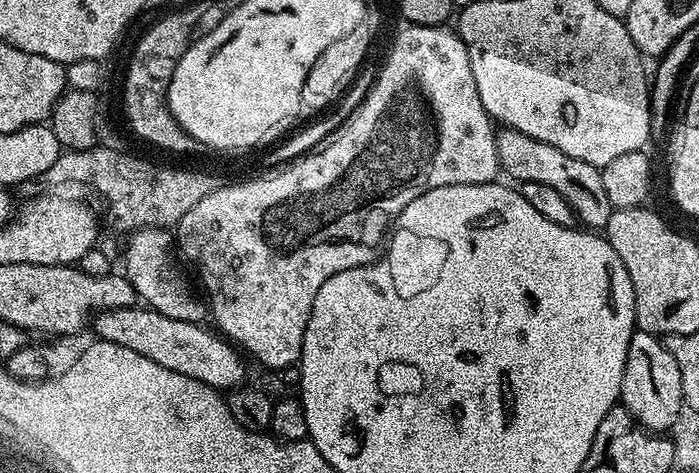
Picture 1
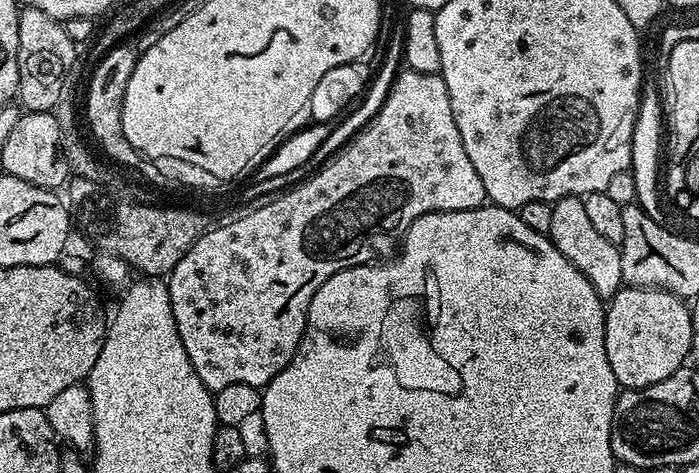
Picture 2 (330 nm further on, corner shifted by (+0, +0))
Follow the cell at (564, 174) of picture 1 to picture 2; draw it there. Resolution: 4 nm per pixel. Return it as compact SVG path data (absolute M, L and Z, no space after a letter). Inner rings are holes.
M564 196L552 204L552 209L554 215L550 221L550 230L546 234L548 239L552 241L554 247L562 250L562 254L566 254L570 262L574 262L574 266L578 266L578 270L582 270L582 274L586 274L590 286L594 286L601 300L605 302L611 300L624 284L620 246L598 234L597 228L591 224L590 217L586 214L586 206L581 197Z

